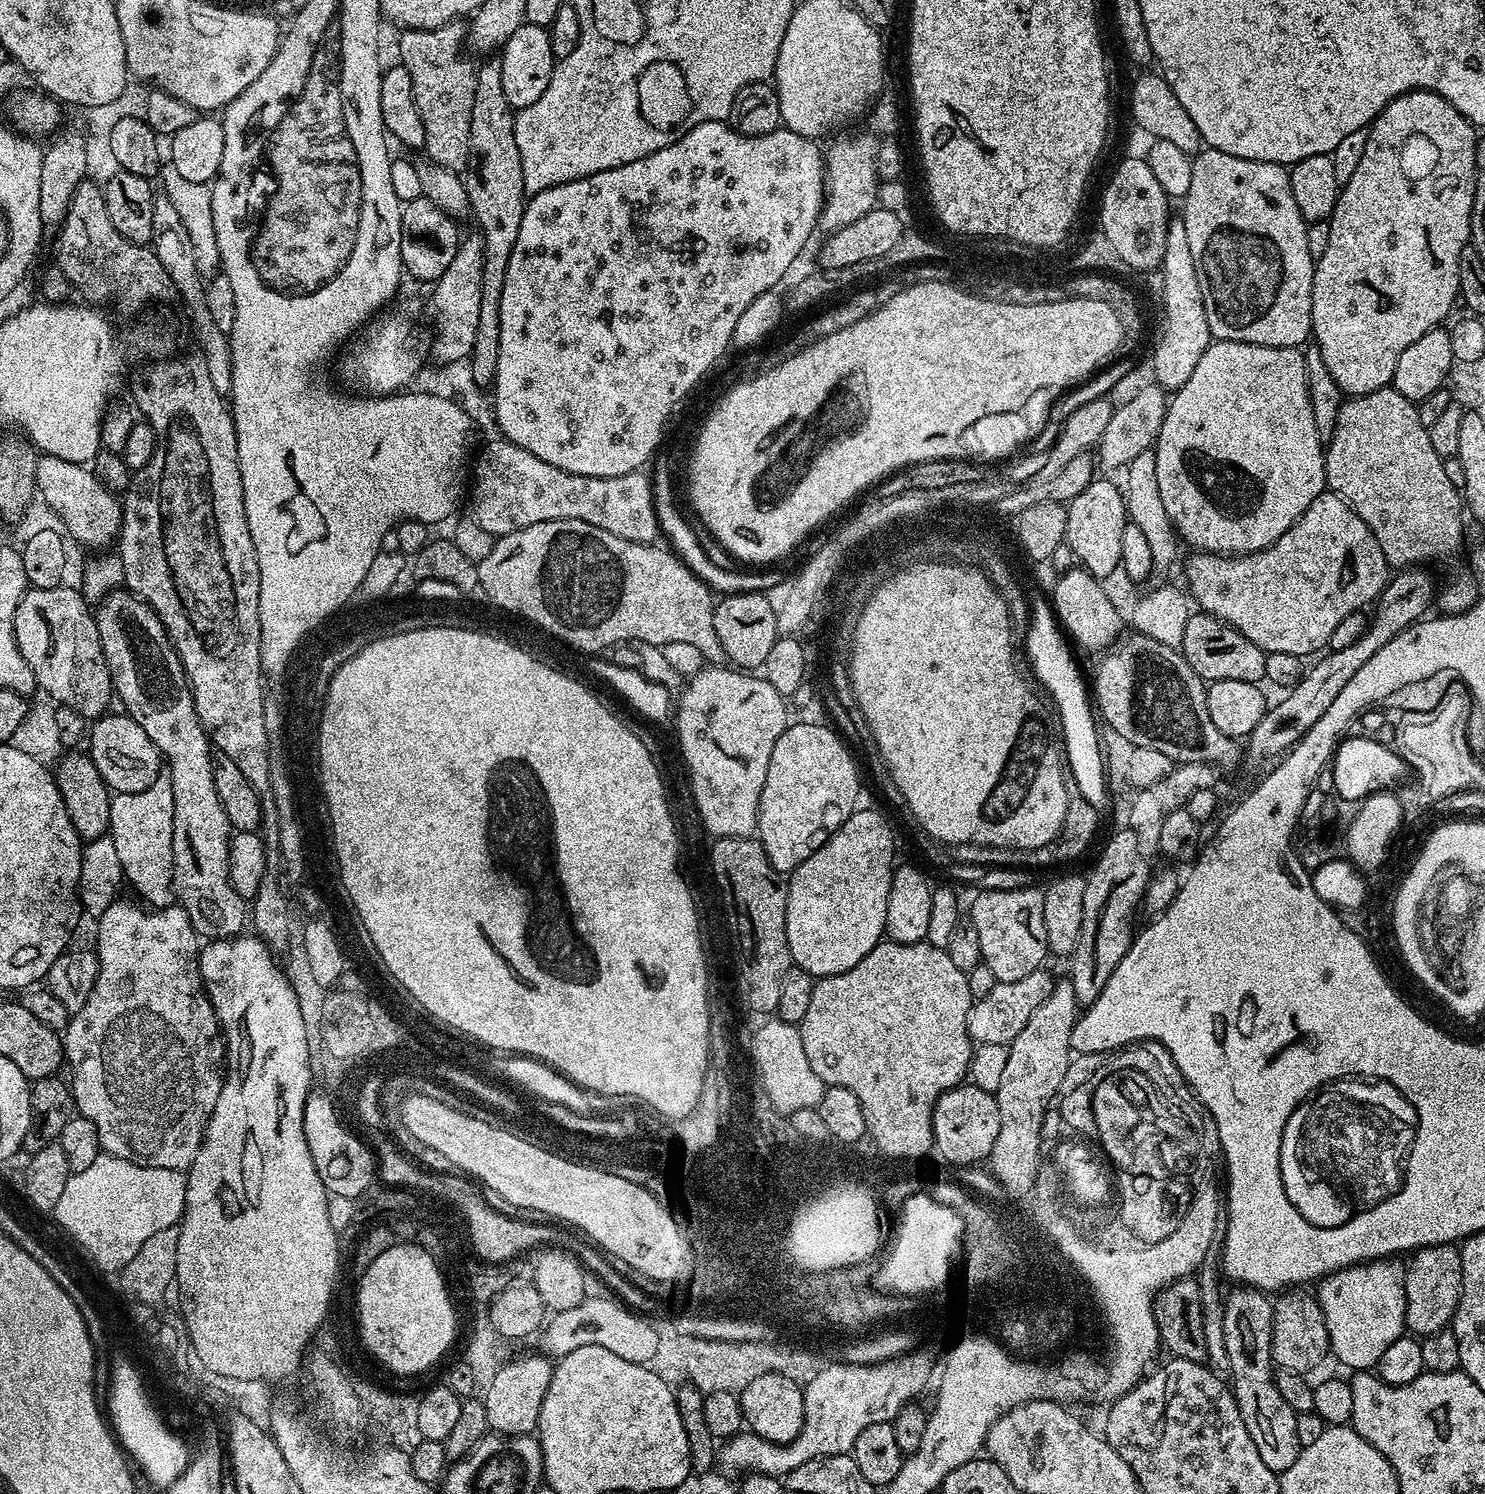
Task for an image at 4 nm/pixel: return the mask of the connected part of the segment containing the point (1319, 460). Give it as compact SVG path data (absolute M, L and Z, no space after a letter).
M1216 340L1208 345L1206 354L1198 358L1198 366L1194 366L1194 374L1190 374L1190 382L1186 386L1175 389L1169 399L1168 409L1164 411L1164 421L1160 433L1156 435L1154 445L1156 465L1158 466L1158 490L1162 493L1162 506L1166 506L1166 514L1170 514L1172 527L1176 529L1179 539L1184 540L1196 550L1214 552L1217 554L1243 554L1257 552L1269 548L1318 498L1326 491L1324 478L1325 445L1320 438L1320 431L1314 422L1314 410L1310 410L1310 394L1308 393L1308 379L1304 365L1303 351L1295 348L1271 348L1247 344L1237 340Z

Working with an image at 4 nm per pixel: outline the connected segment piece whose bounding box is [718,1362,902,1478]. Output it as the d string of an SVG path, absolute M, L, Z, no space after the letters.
M839 1362L825 1363L824 1368L815 1375L815 1379L809 1384L803 1385L804 1390L804 1428L788 1444L775 1444L769 1440L763 1440L751 1430L741 1430L734 1436L727 1437L718 1448L718 1468L728 1478L743 1477L745 1474L758 1476L774 1476L783 1478L790 1470L802 1466L811 1460L817 1460L820 1456L842 1456L851 1453L854 1442L866 1426L874 1422L885 1422L889 1419L888 1412L884 1407L887 1404L901 1403L901 1387L896 1385L896 1372L892 1368L883 1368L876 1364L876 1372L868 1372L868 1364L842 1364Z

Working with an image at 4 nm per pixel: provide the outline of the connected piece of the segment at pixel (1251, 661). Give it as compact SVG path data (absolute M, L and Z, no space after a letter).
M1192 614L1186 622L1182 651L1186 662L1205 682L1250 682L1260 684L1266 677L1266 654L1246 634L1207 614Z

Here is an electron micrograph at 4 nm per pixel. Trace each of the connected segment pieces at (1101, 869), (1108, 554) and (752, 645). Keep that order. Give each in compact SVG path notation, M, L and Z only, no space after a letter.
M1131 830L1116 832L1104 844L1092 873L1086 876L1086 902L1082 918L1082 938L1070 957L1076 1003L1087 1006L1102 994L1106 982L1122 962L1134 939L1132 915L1141 907L1150 879L1150 860L1138 850L1138 840Z
M1093 479L1074 499L1067 501L1066 542L1072 547L1073 557L1092 576L1103 578L1120 567L1122 532L1129 524L1128 507L1111 479Z
M734 592L715 601L714 634L718 634L725 657L737 669L763 669L766 657L778 638L776 604L767 598L764 592Z

